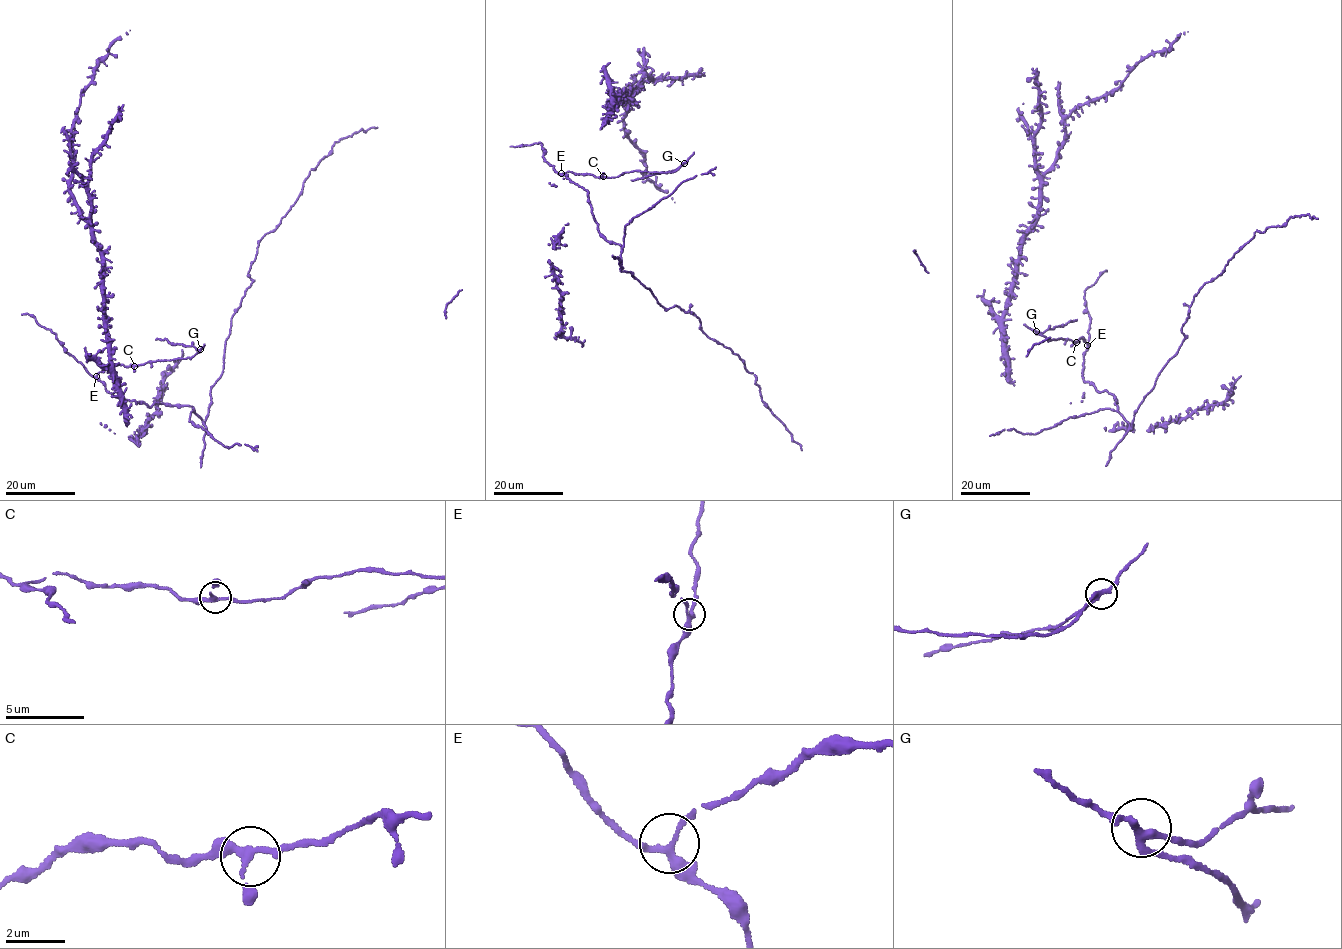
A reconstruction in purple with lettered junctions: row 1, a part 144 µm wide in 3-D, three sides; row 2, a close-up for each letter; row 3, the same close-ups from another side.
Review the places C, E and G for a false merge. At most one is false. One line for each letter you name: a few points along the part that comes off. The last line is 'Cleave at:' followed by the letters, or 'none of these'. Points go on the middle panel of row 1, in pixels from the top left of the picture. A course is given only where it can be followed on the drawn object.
G: course (684, 163), (674, 170), (631, 180)
Cleave at: G

